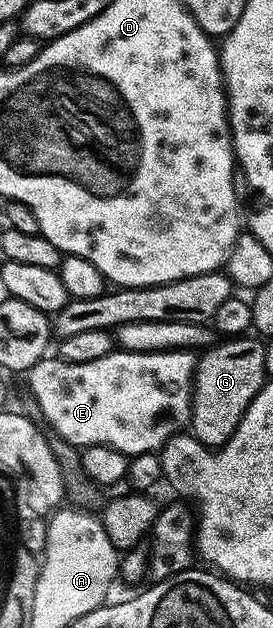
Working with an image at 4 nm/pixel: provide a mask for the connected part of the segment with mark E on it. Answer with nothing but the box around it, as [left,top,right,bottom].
[26,350,197,458]

